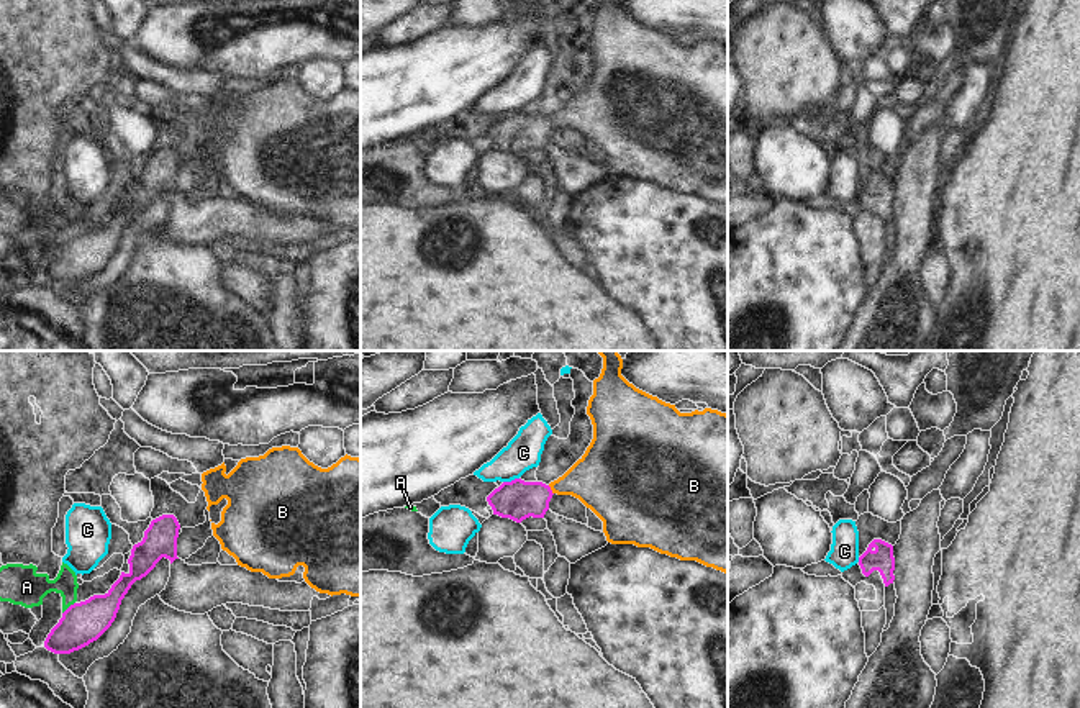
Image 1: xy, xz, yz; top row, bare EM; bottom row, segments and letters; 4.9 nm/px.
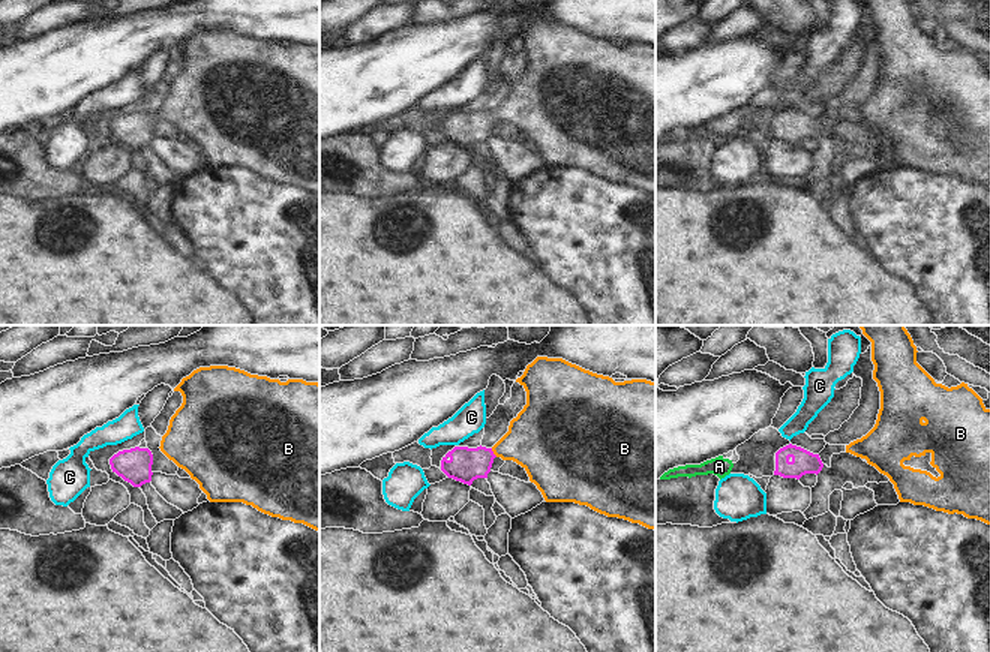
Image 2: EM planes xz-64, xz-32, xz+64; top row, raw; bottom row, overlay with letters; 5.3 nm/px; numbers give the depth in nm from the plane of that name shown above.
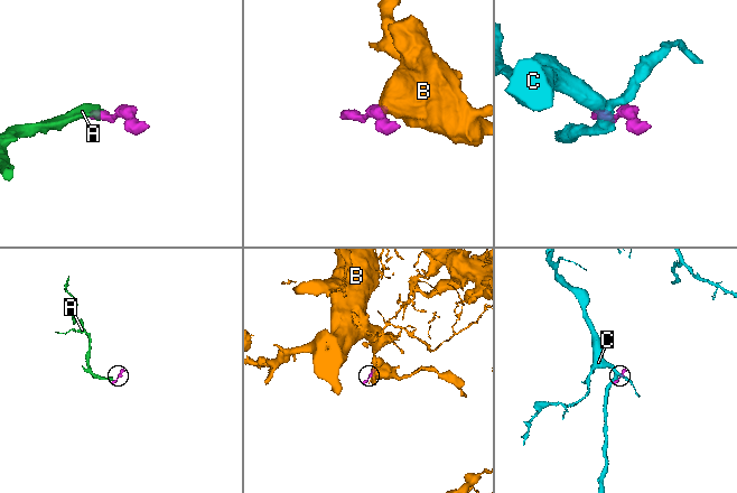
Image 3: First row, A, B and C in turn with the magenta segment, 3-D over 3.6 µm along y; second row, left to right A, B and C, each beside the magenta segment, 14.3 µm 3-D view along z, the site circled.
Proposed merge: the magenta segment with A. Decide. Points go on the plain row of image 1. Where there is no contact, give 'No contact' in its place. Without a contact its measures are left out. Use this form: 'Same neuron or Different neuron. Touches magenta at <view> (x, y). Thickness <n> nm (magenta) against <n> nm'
Different neuron. Touches magenta at xy (68, 241). Thickness 200 nm (magenta) against 180 nm

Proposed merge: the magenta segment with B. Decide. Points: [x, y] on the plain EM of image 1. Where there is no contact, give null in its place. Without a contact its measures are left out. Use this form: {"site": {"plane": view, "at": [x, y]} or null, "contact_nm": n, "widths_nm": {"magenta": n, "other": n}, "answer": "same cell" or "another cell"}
{"site": {"plane": "xz", "at": [551, 123]}, "contact_nm": 50, "widths_nm": {"magenta": 190, "other": 280}, "answer": "same cell"}

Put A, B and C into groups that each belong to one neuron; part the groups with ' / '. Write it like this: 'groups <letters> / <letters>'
groups A / B / C

